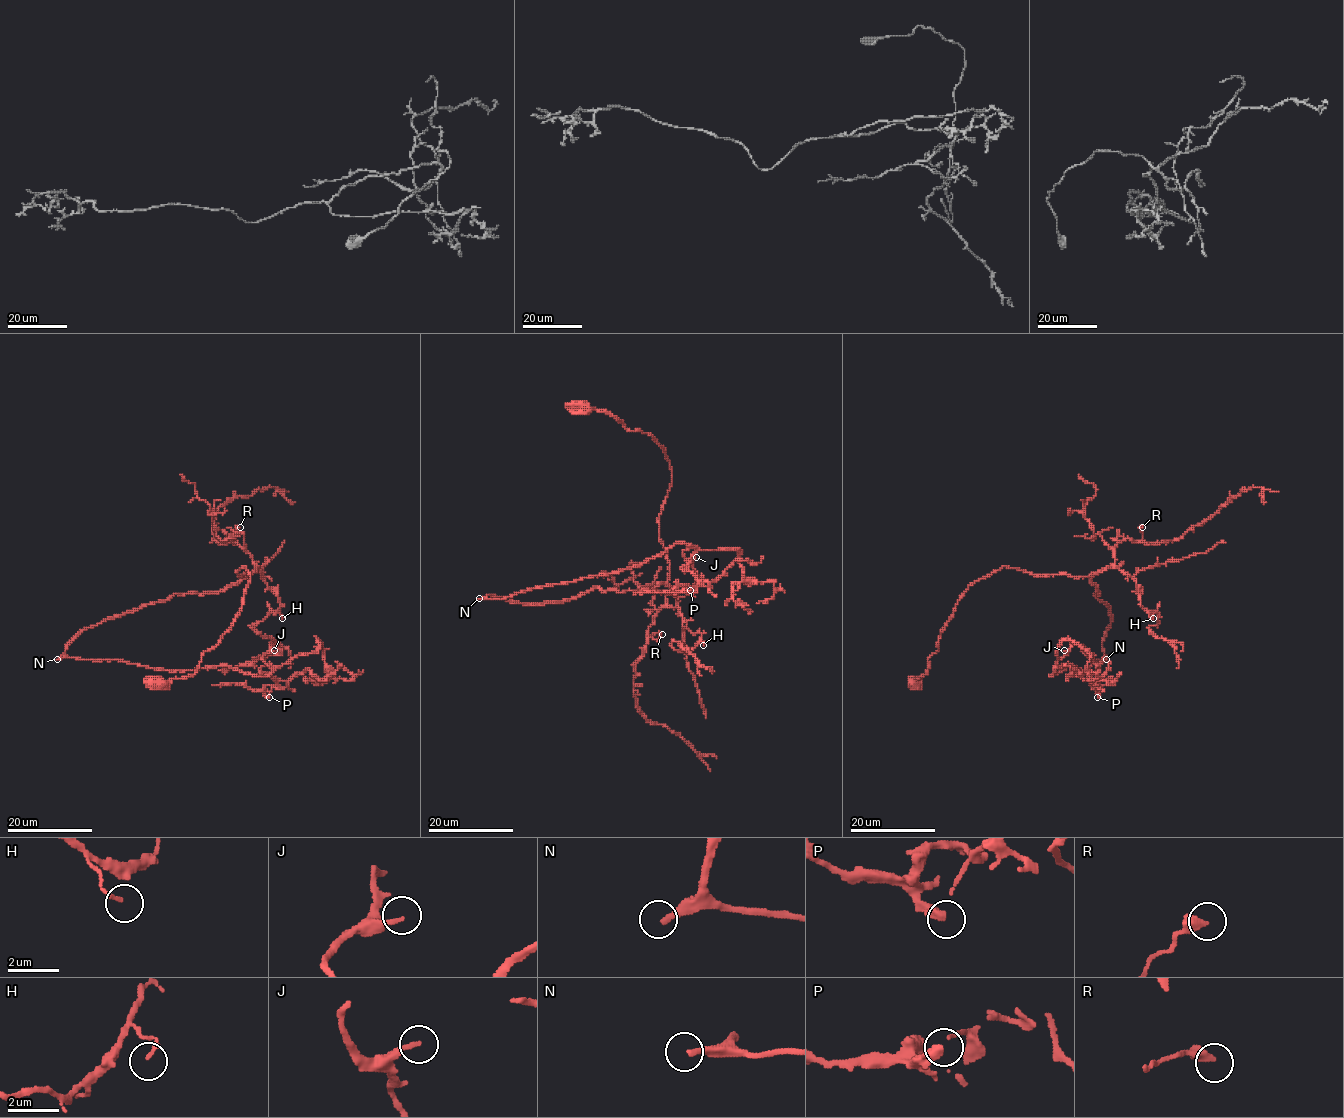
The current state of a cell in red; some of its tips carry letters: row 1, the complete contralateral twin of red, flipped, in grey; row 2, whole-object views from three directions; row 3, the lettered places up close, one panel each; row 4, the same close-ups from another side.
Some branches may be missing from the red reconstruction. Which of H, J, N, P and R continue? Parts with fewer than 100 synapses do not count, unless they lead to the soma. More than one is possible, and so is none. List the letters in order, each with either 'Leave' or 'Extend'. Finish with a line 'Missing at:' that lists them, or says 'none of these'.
H: Leave
J: Leave
N: Extend
P: Leave
R: Leave
Missing at: N

